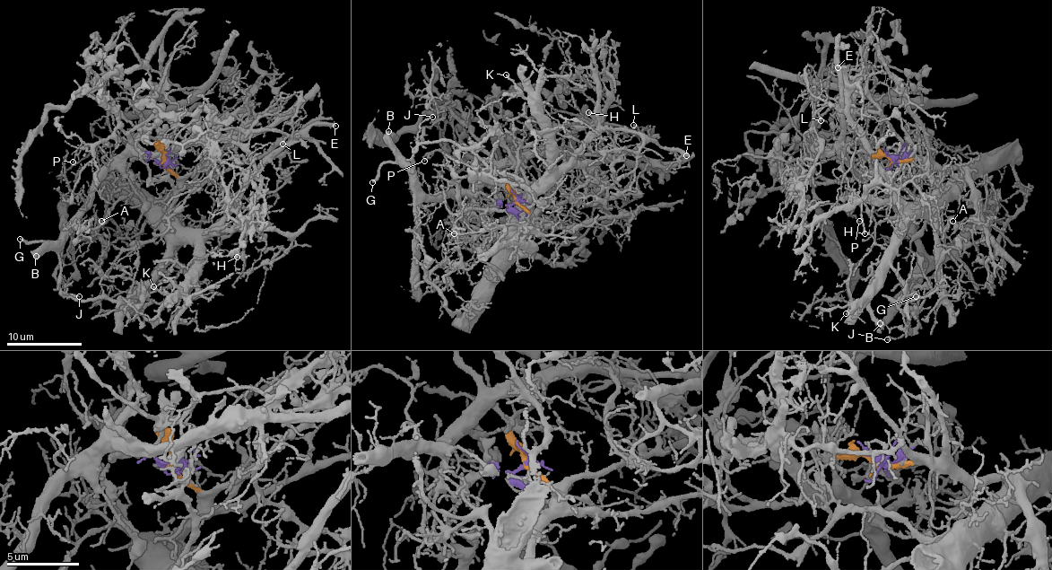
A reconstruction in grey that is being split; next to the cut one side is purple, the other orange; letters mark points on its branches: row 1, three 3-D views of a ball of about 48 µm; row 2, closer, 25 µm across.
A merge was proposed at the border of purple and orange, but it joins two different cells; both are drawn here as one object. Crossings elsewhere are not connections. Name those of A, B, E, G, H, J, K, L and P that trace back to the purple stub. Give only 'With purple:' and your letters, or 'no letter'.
With purple: B, G, J, P

